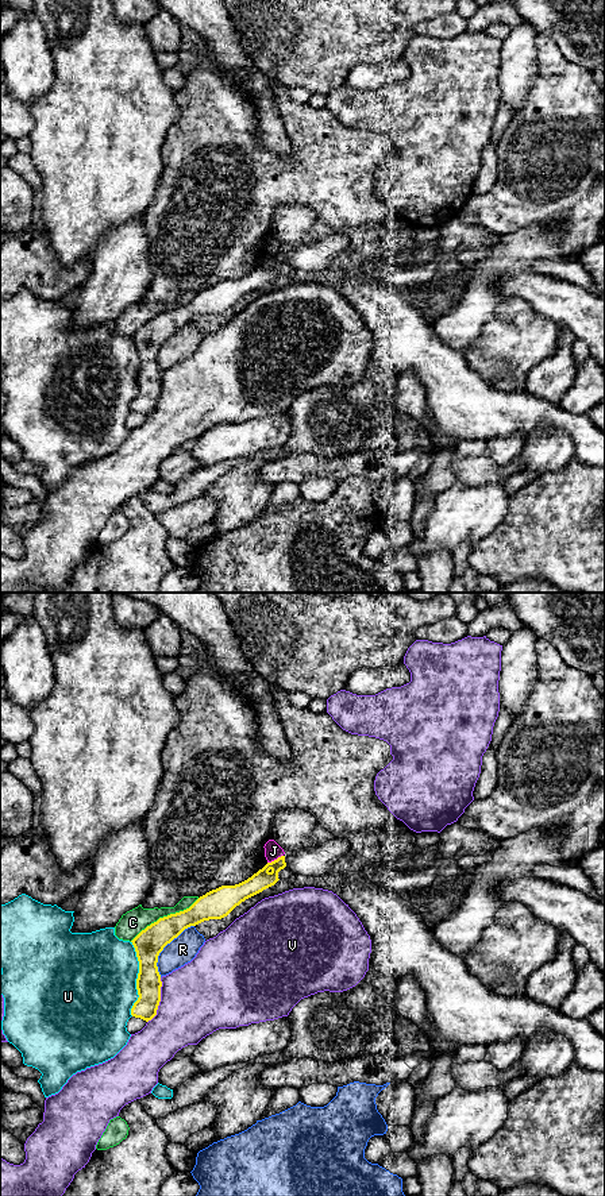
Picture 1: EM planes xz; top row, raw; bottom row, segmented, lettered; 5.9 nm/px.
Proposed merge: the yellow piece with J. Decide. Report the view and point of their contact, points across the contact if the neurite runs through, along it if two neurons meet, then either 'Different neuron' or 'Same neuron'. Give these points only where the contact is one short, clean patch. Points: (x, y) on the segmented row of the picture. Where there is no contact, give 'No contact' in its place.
Touches yellow at xz (274, 860). Boundary: xz (282, 855), (268, 863). Different neuron

